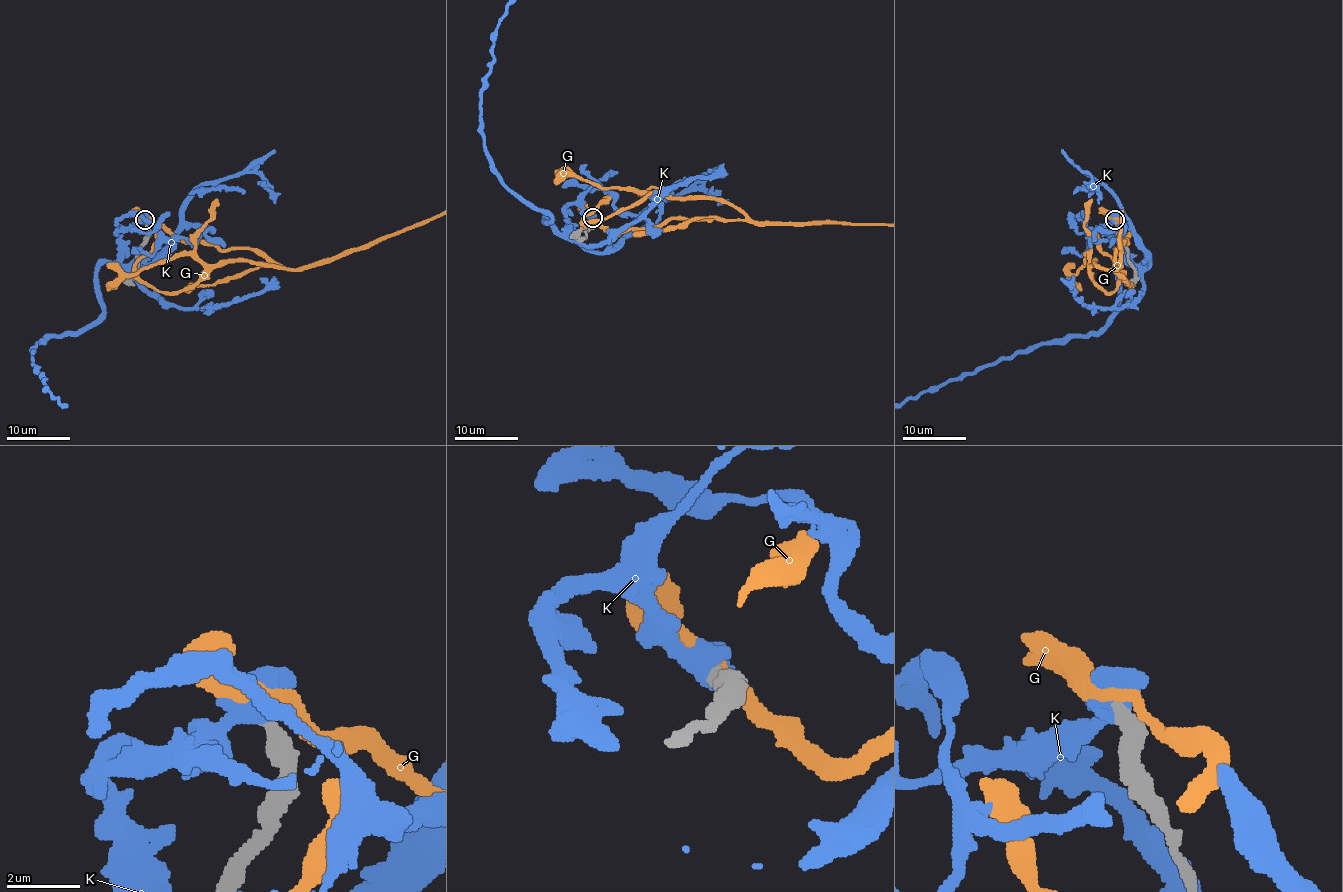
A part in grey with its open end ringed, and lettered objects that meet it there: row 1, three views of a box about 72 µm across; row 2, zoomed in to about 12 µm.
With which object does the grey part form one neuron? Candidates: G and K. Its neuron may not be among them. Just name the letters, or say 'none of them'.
none of them

